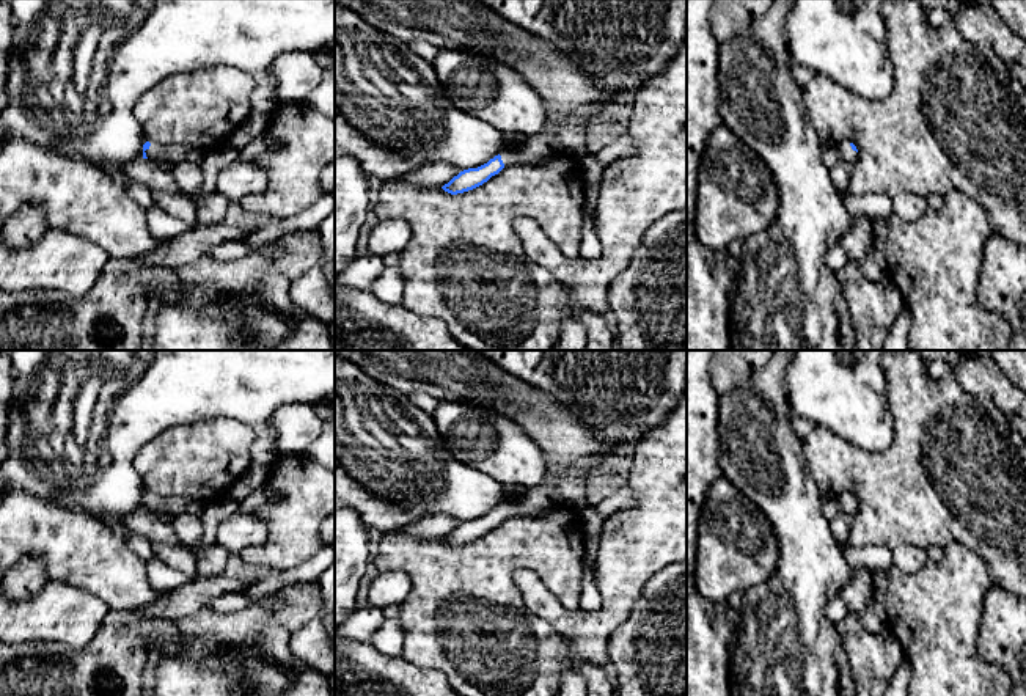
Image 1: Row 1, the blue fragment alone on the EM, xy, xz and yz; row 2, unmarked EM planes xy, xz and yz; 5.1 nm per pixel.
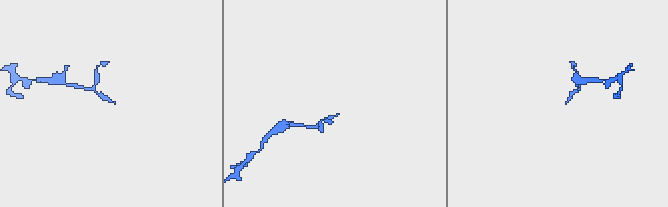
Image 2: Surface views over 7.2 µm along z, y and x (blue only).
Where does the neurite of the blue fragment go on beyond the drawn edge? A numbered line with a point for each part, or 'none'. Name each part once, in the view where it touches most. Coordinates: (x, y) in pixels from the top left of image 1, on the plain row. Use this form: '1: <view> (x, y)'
1: xy (157, 505)

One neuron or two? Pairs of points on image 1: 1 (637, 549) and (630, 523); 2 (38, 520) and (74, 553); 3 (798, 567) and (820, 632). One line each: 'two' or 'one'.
1: one
2: one
3: one

